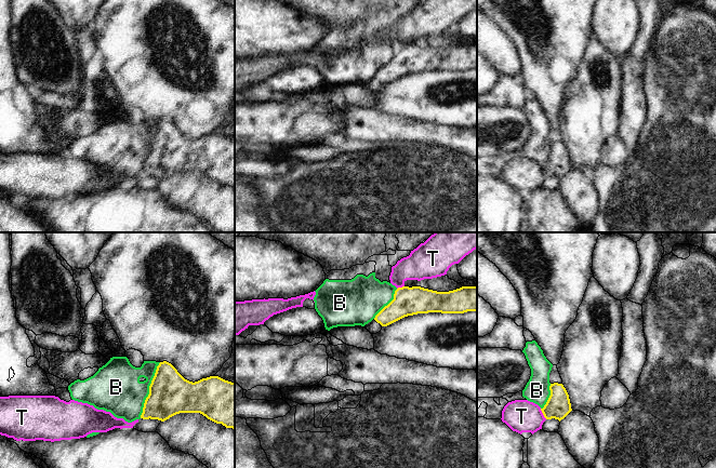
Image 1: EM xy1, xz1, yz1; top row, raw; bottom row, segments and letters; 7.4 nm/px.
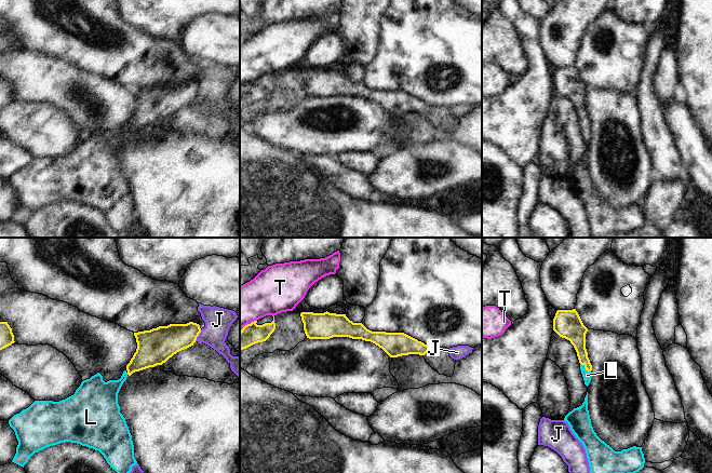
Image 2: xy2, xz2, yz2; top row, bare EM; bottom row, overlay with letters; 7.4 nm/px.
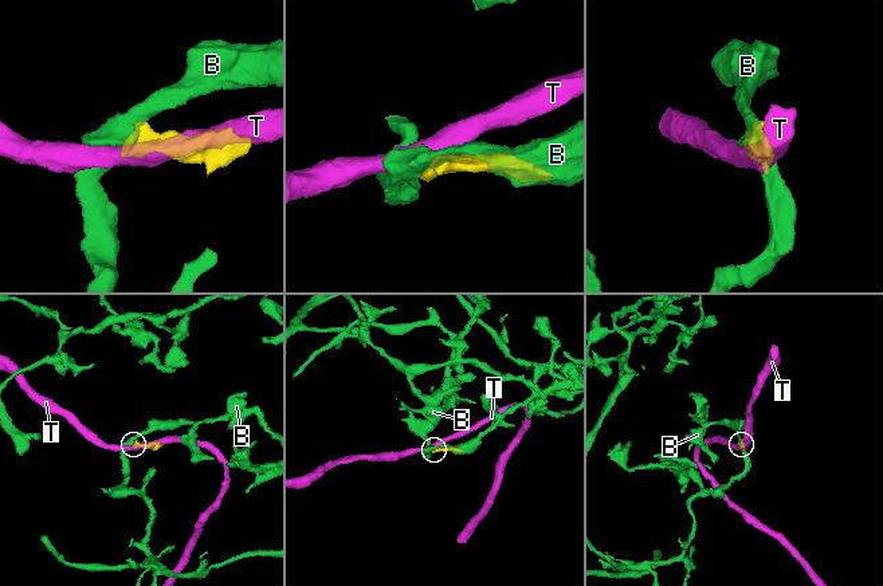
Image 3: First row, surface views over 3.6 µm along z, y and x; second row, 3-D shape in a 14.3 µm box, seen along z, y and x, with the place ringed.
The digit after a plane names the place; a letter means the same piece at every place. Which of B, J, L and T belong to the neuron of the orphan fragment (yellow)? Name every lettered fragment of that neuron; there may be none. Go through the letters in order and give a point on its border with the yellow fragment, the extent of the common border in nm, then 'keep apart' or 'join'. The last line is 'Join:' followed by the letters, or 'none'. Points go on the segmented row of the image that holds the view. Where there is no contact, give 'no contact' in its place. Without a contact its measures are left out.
B: xy1 (149, 390) | 440 nm | keep apart
J: xy2 (198, 335) | 100 nm | keep apart
L: yz2 (586, 368) | 100 nm | join
T: yz1 (543, 414) | 90 nm | keep apart
Join: L

